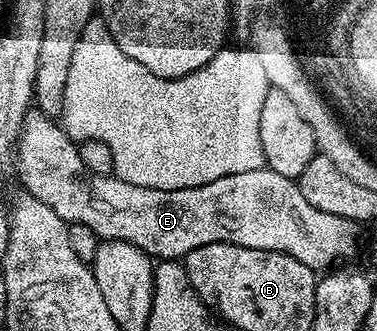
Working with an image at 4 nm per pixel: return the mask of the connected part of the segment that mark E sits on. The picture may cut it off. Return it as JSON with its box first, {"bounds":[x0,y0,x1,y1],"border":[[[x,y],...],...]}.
{"bounds":[16,109,358,273],"border":[[[30,109],[27,117],[23,121],[23,129],[21,136],[17,142],[17,166],[16,170],[21,171],[21,179],[25,182],[24,190],[28,194],[33,195],[39,201],[43,201],[45,205],[51,205],[51,209],[55,209],[55,213],[59,213],[59,217],[65,223],[78,223],[79,225],[87,225],[87,229],[91,229],[96,233],[98,240],[118,239],[119,241],[127,241],[131,245],[135,245],[139,249],[143,249],[154,260],[176,259],[184,260],[185,256],[191,254],[195,249],[199,249],[203,245],[211,245],[212,243],[230,243],[231,245],[243,245],[247,249],[267,249],[268,251],[278,251],[279,253],[287,253],[291,257],[295,257],[297,261],[303,261],[303,265],[307,265],[307,269],[311,269],[315,273],[325,273],[330,269],[336,268],[342,261],[349,261],[353,254],[357,251],[357,231],[358,224],[352,219],[344,219],[343,217],[335,217],[335,213],[323,213],[323,209],[315,209],[315,205],[307,205],[307,197],[303,197],[303,193],[297,187],[296,179],[288,179],[283,177],[283,173],[275,173],[271,168],[263,166],[259,169],[251,169],[243,173],[231,173],[227,177],[219,177],[219,181],[211,181],[207,185],[195,185],[191,189],[151,189],[150,187],[140,187],[139,185],[131,185],[117,178],[112,173],[100,175],[97,171],[92,171],[85,164],[85,159],[81,156],[78,144],[65,132],[64,127],[52,115],[44,115],[38,109]]]}

